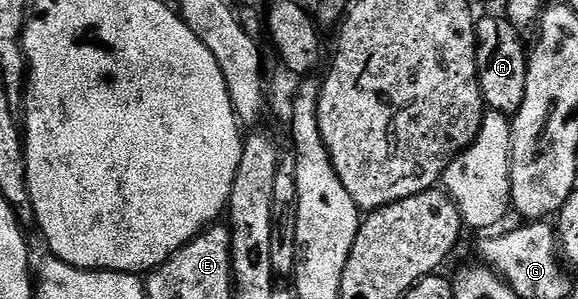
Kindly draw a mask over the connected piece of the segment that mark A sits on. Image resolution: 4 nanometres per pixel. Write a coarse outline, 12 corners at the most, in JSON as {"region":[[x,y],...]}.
{"region":[[507,16],[477,21],[485,107],[511,116],[526,100],[529,51]]}

